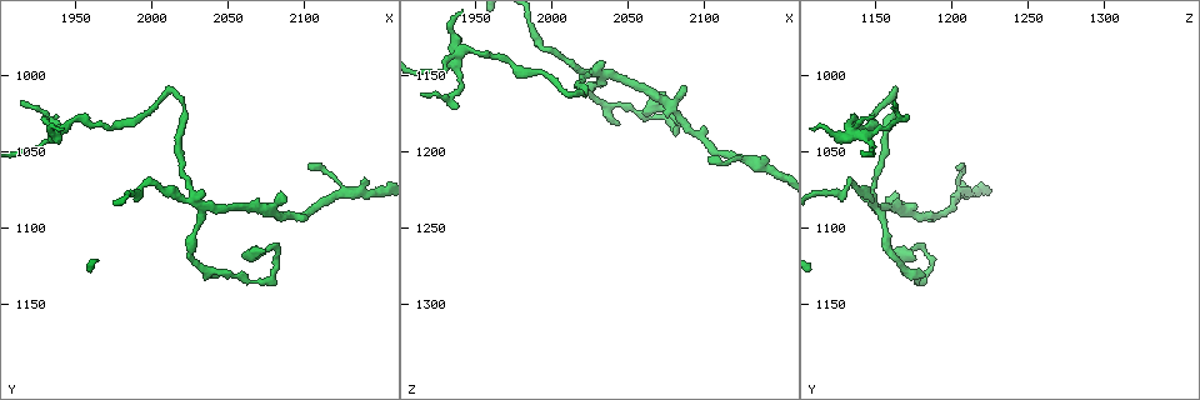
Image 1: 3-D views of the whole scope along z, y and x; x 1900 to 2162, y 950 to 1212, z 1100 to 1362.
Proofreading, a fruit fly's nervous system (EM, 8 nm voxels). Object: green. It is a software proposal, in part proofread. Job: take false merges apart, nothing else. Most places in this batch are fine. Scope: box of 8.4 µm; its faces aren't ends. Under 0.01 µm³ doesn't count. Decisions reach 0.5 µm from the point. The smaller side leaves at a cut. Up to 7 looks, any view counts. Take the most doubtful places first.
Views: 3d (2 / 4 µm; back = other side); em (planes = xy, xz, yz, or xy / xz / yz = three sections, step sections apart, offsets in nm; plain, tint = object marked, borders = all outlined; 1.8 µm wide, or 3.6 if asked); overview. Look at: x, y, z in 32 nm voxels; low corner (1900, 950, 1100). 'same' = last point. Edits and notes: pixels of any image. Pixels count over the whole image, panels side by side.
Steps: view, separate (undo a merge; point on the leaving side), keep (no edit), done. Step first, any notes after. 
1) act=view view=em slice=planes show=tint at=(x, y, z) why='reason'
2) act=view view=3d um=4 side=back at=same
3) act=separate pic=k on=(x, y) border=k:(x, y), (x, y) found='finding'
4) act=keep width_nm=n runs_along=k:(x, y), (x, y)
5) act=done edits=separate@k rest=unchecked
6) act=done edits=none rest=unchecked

act=view view=3d um=2 at=(2032, 1090, 1152) why='four or more arms meet'

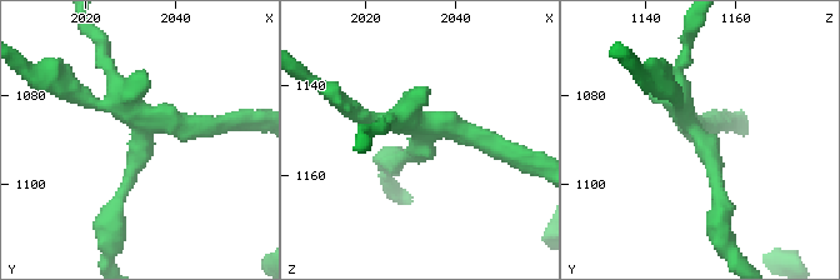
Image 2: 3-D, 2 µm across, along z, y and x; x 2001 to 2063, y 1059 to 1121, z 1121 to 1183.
act=view view=em slice=planes show=plain at=(2032, 1089, 1151) arms=4

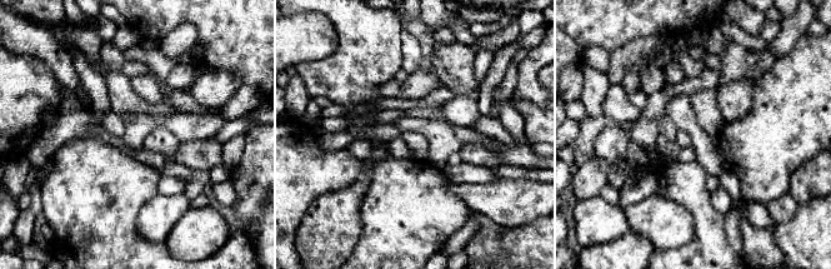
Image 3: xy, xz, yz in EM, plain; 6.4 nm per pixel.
act=view view=em slice=planes show=tint at=same why='where the object lies'

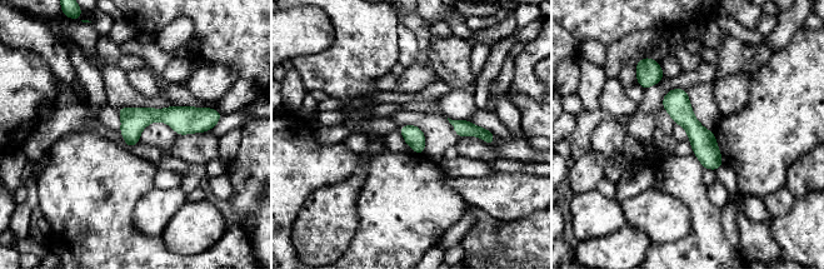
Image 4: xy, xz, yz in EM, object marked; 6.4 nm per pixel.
act=keep found='continuous, no second neuron'

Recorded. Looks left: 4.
act=view view=em slice=planes show=tint at=(2076, 1116, 1172) why='thick turns thin'

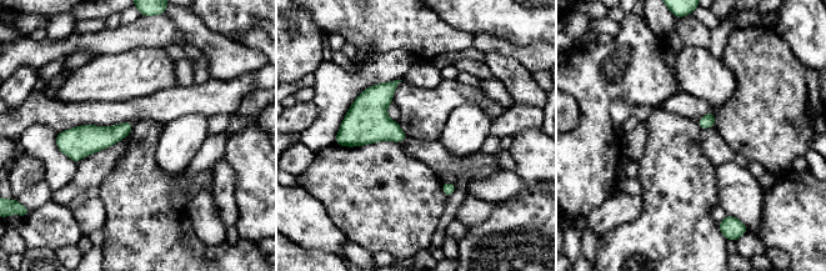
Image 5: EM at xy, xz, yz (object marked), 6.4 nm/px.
act=keep found='one neuron here'

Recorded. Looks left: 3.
act=view view=3d um=2 side=back at=(2012, 1012, 1162) why='abrupt turn'

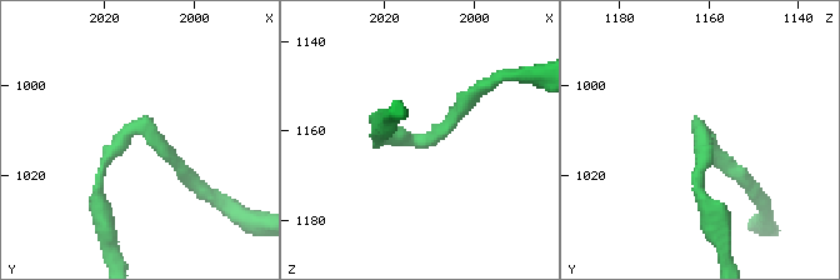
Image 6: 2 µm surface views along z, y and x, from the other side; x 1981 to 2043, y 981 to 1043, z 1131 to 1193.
act=view view=em slice=xz step=4 show=tint at=(2010, 1010, 1162)

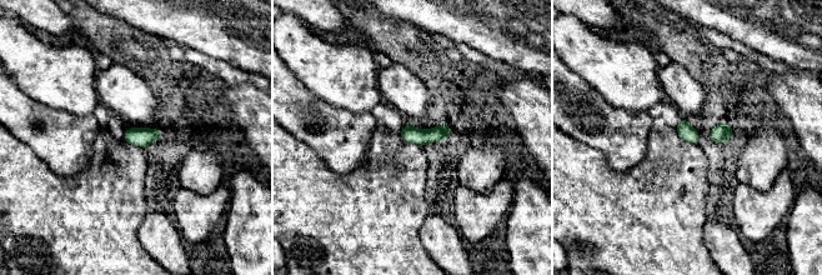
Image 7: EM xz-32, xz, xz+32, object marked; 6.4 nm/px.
act=keep runs_along=7:(449, 129), (435, 135), (404, 135) found='one neuron here'

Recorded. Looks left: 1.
act=done edits=none rest=unchecked

